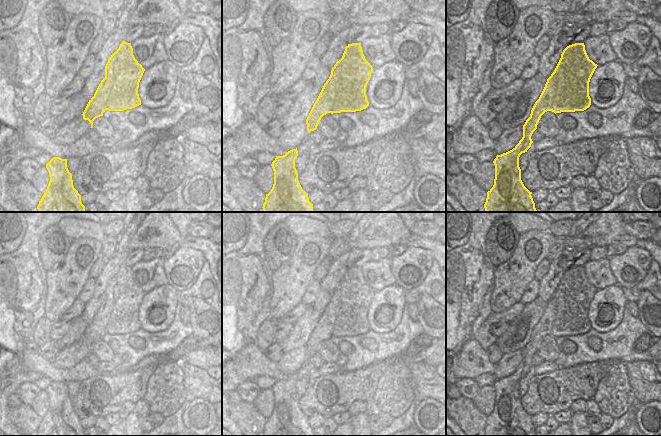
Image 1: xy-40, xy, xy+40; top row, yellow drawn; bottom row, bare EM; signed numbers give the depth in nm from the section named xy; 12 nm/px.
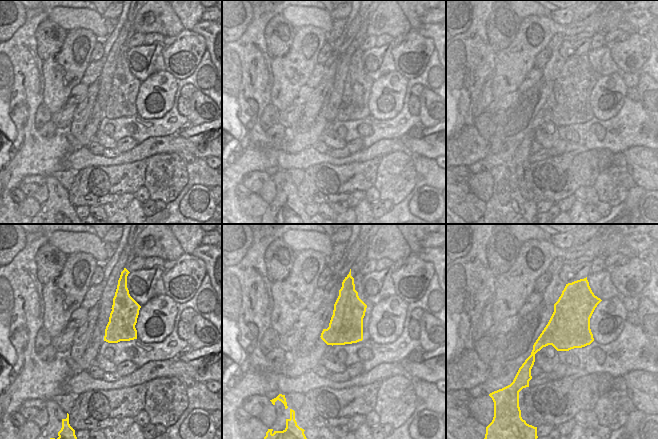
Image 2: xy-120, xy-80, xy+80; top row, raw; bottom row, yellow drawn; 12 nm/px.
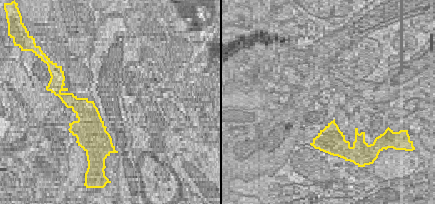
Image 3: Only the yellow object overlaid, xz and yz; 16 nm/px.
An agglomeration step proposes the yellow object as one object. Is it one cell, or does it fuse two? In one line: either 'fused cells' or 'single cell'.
fused cells

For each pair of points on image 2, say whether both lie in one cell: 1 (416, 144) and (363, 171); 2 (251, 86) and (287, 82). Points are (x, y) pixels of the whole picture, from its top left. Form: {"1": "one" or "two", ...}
{"1": "two", "2": "two"}

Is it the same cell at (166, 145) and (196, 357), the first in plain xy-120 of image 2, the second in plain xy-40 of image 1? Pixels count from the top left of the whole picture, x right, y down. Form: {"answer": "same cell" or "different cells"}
{"answer": "same cell"}

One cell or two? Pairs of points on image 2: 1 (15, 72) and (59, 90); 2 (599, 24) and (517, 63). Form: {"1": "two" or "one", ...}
{"1": "two", "2": "one"}

